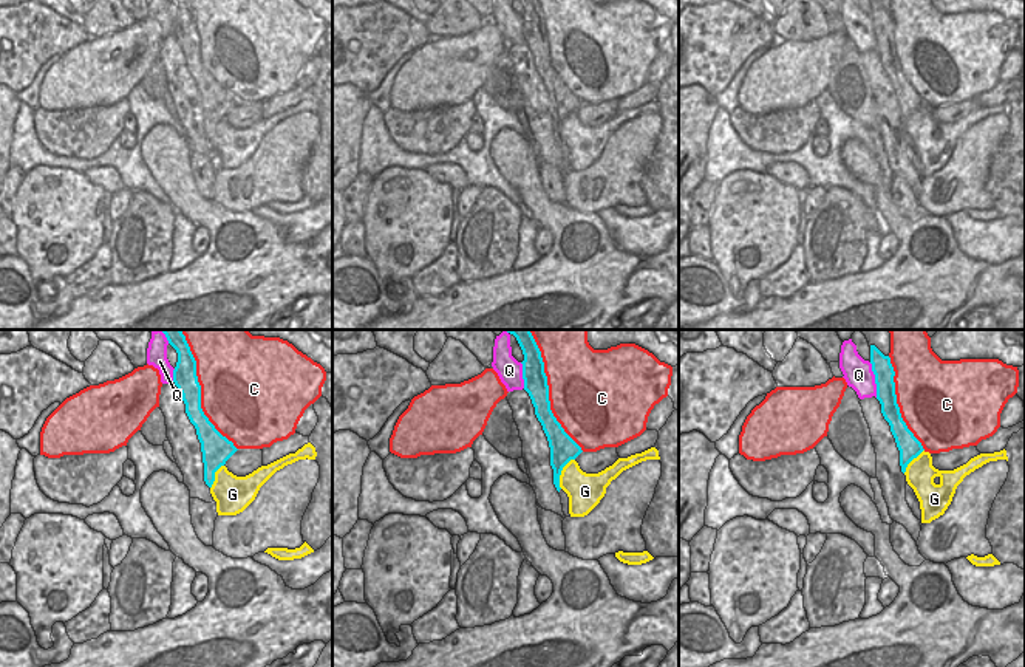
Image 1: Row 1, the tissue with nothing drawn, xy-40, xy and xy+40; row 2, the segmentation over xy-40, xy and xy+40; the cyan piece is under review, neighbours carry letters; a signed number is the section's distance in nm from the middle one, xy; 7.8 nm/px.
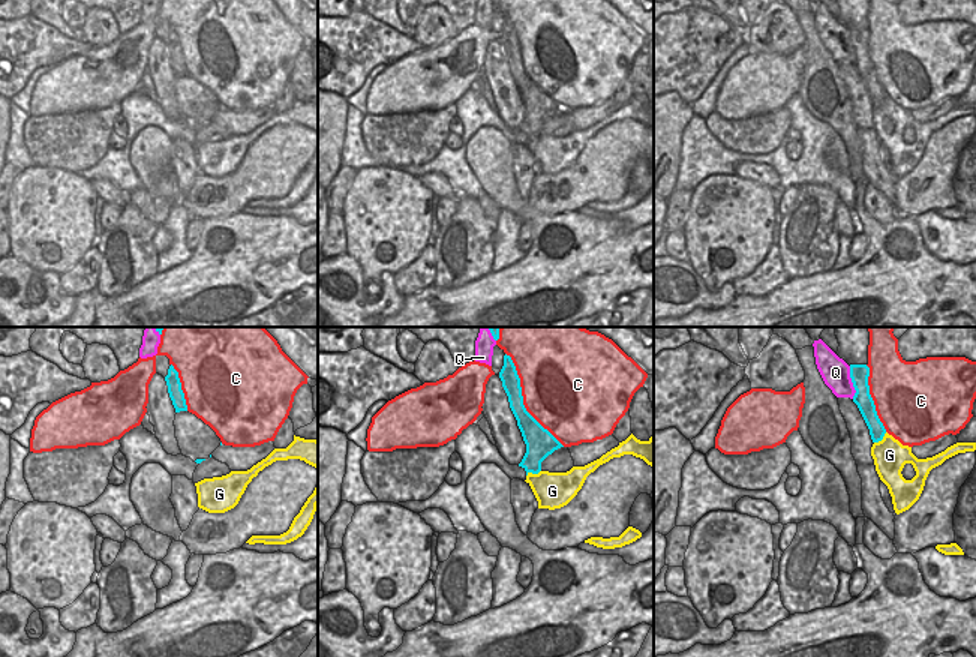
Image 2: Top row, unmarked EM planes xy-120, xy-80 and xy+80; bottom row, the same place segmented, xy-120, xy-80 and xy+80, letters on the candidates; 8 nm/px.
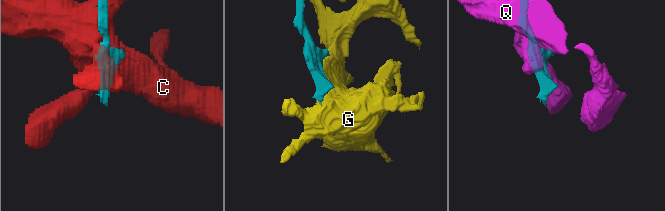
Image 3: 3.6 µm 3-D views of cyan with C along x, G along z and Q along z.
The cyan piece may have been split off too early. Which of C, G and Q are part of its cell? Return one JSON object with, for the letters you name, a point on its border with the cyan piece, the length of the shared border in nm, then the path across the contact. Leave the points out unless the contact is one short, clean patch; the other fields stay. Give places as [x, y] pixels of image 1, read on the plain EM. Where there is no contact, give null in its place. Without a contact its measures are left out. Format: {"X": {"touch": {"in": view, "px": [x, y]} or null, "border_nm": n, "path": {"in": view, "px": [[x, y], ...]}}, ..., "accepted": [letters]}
{"accepted": []}

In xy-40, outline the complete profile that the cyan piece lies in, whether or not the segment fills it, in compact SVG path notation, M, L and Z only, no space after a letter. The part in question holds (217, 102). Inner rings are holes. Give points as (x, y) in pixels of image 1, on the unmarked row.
M173 0L178 15L173 23L173 36L182 48L186 67L196 82L201 96L204 135L212 141L215 125L238 104L232 94L223 90L201 62L201 39L196 29L196 14L190 0Z

